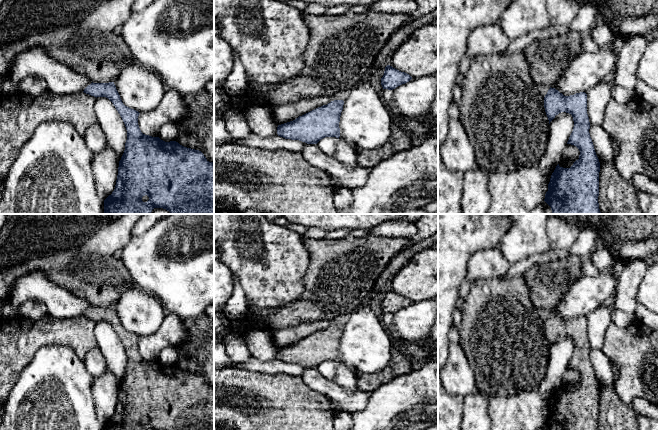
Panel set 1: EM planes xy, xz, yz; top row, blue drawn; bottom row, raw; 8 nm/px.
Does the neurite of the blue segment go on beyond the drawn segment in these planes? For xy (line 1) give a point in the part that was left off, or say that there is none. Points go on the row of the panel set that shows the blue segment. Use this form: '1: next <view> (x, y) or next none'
1: next none

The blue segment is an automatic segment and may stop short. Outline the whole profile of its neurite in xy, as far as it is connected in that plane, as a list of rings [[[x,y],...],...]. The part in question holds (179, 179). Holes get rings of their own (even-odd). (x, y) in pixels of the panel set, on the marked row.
[[[92,82],[83,92],[96,98],[108,98],[127,130],[115,189],[104,200],[104,214],[151,214],[154,208],[166,209],[170,214],[214,214],[213,162],[209,162],[199,150],[143,134],[138,125],[140,113],[123,104],[114,82]]]

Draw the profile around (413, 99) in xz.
[[[434,74],[412,78],[409,82],[393,89],[392,104],[399,112],[399,118],[416,119],[430,111],[438,92],[438,79]]]

